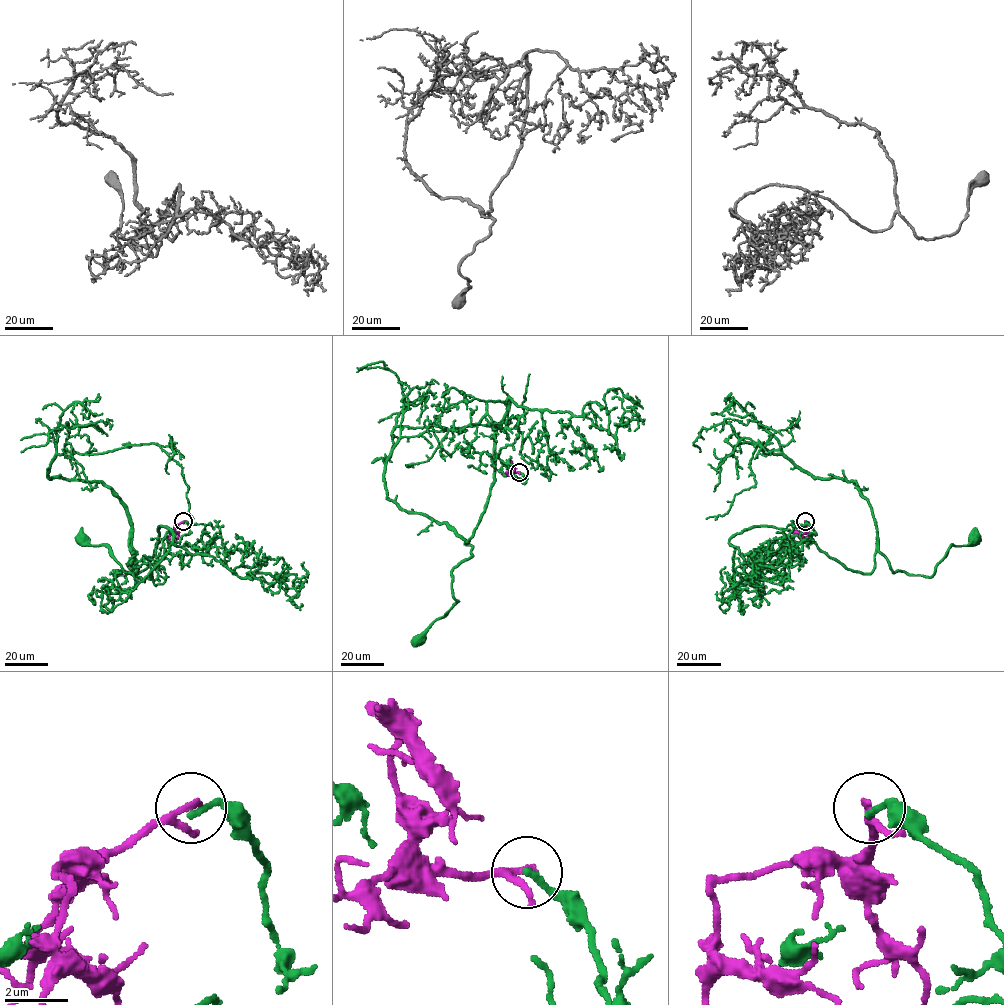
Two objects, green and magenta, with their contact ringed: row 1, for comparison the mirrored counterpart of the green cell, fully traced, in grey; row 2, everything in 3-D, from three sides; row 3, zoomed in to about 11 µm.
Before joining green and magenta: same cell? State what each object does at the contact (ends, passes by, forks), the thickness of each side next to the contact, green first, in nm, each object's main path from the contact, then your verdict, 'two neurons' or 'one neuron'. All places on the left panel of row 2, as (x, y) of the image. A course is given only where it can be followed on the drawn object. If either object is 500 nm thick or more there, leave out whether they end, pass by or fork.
green ends; magenta passes by; calibres 200 and 190 nm; course green (184, 521), (162, 541), (181, 568), (164, 526), (139, 573), (129, 537), (117, 576), (83, 537); course magenta (183, 521), (174, 526), (178, 534), (176, 539); two neurons

